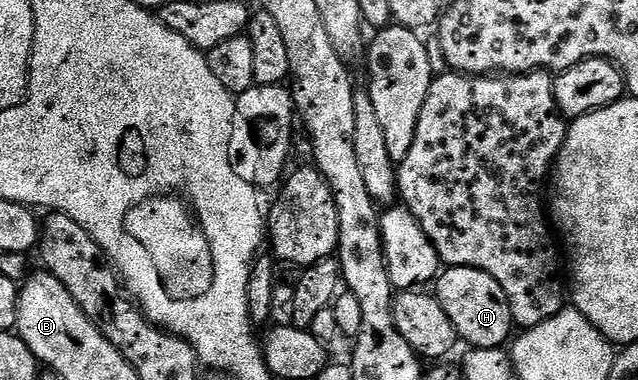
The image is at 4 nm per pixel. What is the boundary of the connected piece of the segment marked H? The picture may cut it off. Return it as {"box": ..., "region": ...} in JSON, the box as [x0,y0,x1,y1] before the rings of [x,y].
{"box":[433,265,513,349],"region":[[[464,265],[444,268],[437,278],[433,292],[441,307],[445,307],[445,315],[449,315],[453,322],[460,342],[468,341],[471,349],[498,349],[512,340],[513,322],[509,299],[505,299],[501,283],[497,283],[497,279],[490,277],[485,271],[470,269]]]}

